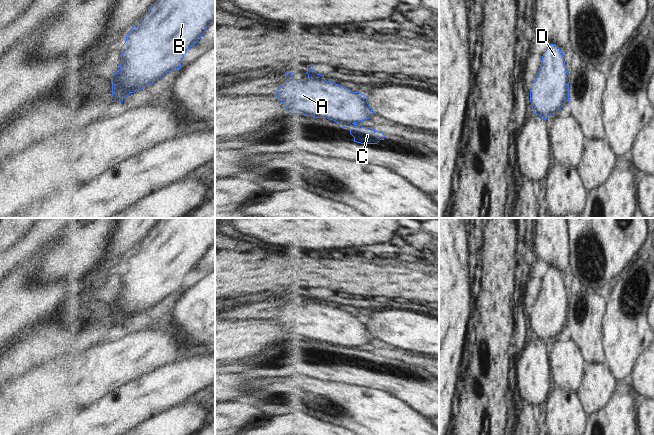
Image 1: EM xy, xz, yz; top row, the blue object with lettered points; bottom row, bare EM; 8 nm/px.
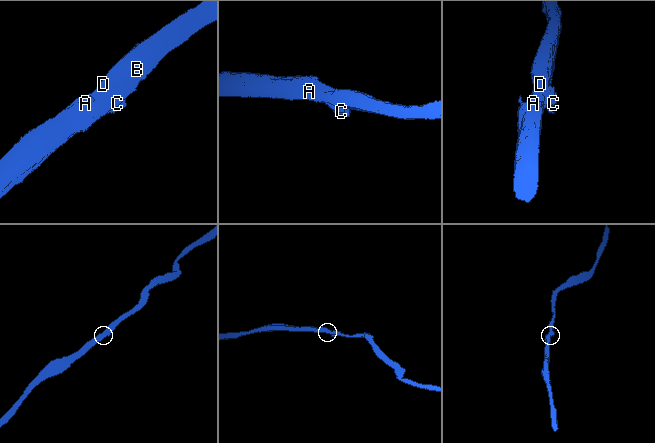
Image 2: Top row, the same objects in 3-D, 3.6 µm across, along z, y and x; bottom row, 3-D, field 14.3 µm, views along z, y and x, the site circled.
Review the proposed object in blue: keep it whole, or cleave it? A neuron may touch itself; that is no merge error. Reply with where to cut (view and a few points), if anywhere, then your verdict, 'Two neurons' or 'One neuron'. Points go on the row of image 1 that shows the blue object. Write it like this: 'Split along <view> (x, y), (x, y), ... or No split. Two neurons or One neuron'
Split along xz (336, 122), (353, 124). Two neurons

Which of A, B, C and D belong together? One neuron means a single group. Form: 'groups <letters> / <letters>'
groups A B D / C

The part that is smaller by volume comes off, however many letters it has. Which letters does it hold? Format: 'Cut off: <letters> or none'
Cut off: C

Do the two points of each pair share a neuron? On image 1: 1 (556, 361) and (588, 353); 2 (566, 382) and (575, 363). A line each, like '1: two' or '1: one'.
1: two
2: one

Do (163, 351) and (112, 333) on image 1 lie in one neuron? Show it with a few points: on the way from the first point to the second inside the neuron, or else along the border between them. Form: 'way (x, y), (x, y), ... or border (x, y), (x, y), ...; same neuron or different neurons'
border (124, 333), (117, 338), (99, 344); different neurons

